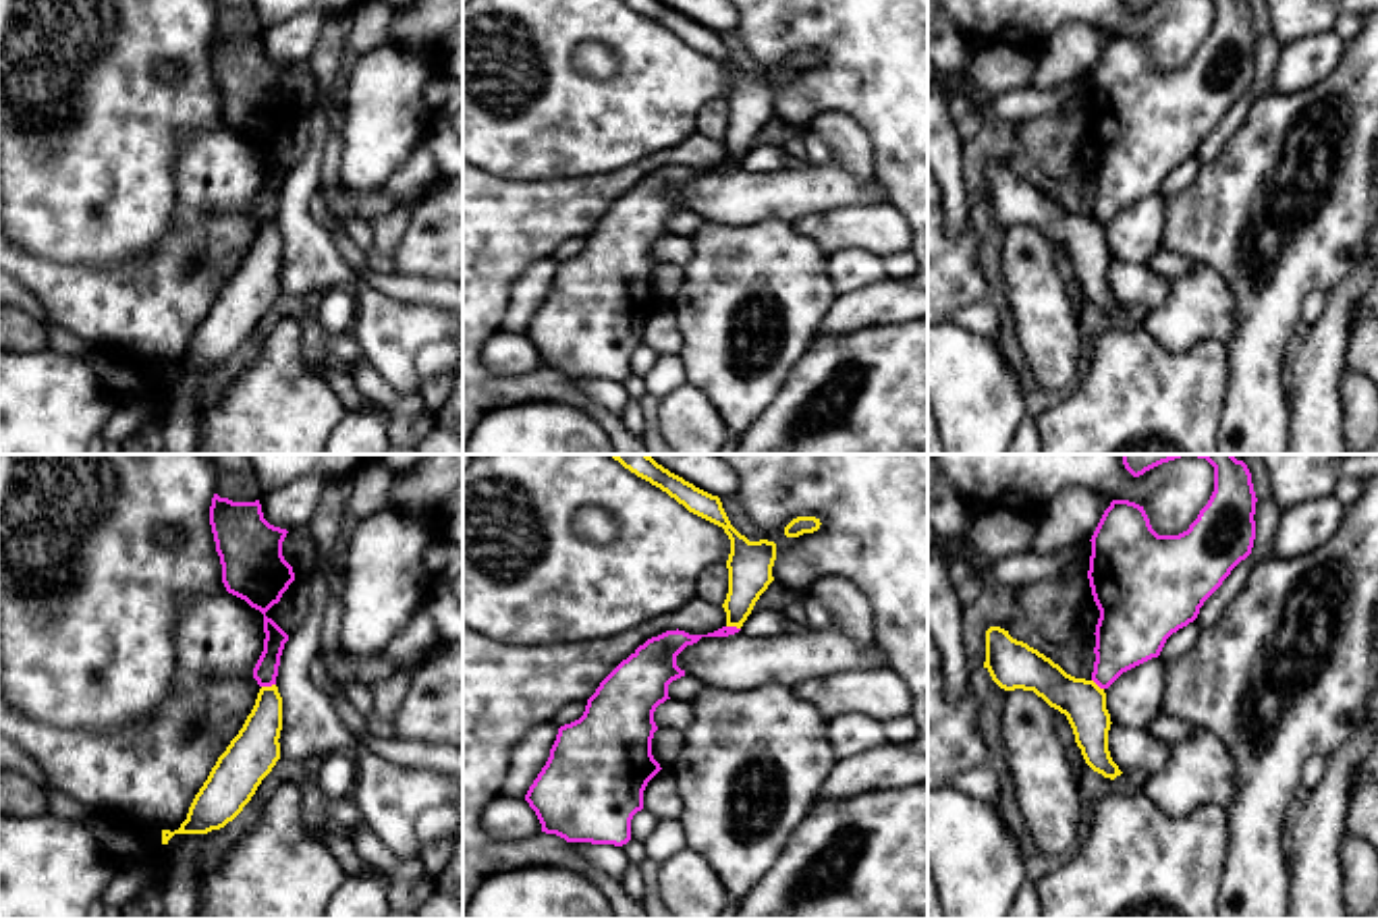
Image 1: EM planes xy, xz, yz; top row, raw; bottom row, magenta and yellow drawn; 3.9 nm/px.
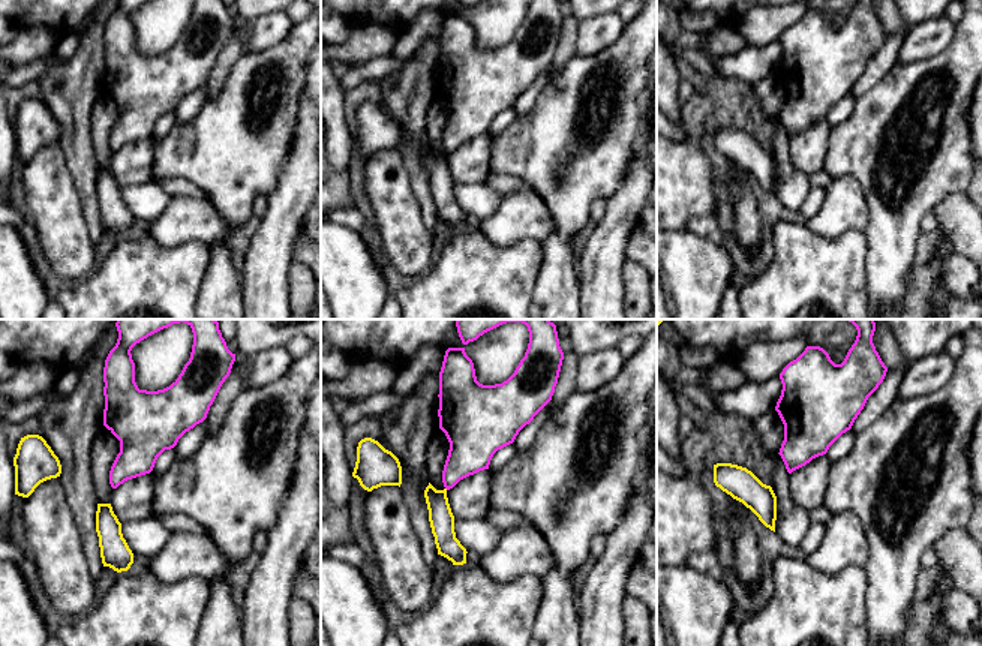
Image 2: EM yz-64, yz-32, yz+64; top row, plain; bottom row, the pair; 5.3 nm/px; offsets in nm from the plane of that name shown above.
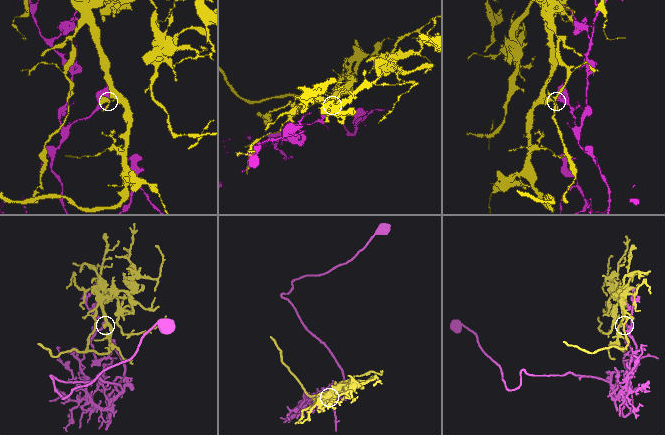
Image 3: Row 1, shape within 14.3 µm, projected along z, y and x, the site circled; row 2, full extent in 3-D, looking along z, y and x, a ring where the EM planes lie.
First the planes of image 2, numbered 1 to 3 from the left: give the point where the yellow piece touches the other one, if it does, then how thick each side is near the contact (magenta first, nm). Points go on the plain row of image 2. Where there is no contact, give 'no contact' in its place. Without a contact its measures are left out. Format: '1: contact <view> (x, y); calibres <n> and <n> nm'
1: no contact
2: no contact
3: no contact

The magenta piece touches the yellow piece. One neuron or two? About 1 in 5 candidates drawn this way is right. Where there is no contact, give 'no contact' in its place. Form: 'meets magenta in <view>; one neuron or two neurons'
meets magenta in xy; two neurons

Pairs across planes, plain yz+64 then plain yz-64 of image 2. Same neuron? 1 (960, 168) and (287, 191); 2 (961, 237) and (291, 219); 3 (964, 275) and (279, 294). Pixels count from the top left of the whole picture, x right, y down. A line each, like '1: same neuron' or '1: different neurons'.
1: different neurons
2: different neurons
3: different neurons

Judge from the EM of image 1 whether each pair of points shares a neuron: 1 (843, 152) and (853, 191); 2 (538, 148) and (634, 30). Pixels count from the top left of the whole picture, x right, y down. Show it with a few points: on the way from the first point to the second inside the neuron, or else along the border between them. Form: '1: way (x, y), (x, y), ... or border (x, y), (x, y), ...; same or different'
1: border (835, 160), (862, 181), (872, 177); different
2: way (571, 125), (580, 125), (634, 71), (634, 63); same

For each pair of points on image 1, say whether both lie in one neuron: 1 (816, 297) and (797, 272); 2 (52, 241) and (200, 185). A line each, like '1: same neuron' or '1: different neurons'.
1: same neuron
2: different neurons

